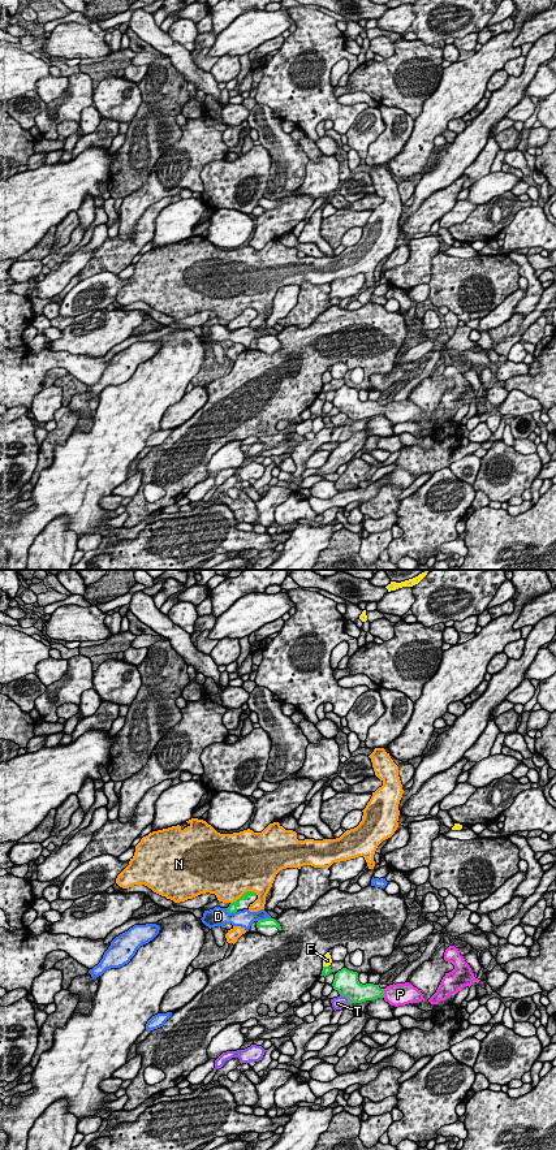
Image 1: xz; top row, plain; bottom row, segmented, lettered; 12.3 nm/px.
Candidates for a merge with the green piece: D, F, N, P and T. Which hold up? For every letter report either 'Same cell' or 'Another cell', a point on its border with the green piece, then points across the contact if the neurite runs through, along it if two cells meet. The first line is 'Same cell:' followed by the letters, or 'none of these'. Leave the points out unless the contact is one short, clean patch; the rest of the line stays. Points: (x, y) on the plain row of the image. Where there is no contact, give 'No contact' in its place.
Same cell: P
D: Another cell. Touches green at xz (264, 336)
F: Another cell. Touches green at xz (326, 384). Boundary: xz (328, 381), (323, 384)
N: Another cell. Touches green at xz (245, 310)
P: Same cell. Touches green at xz (383, 410). Path across: xz (369, 409), (383, 410), (400, 411)
T: Another cell. Touches green at xz (345, 413). Boundary: xz (340, 411), (349, 419)

